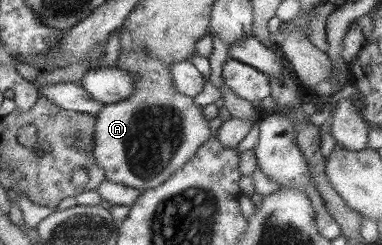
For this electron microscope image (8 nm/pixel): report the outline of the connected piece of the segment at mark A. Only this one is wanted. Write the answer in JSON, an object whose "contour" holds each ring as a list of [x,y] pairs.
{"contour":[[[137,49],[117,57],[115,67],[133,78],[133,91],[127,99],[103,104],[98,109],[91,154],[104,171],[105,181],[143,192],[164,183],[193,158],[197,148],[211,136],[209,120],[200,106],[193,103],[193,96],[172,89],[171,65]]]}

